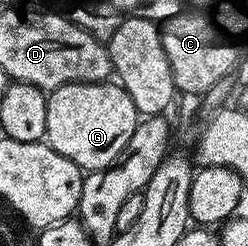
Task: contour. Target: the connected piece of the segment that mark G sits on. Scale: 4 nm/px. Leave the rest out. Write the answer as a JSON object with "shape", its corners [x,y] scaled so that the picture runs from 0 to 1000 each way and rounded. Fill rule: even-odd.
{"shape":[[[286,337],[210,366],[190,394],[190,516],[177,569],[238,630],[270,630],[331,695],[431,687],[456,667],[512,565],[548,533],[560,463],[528,386],[484,341]]]}

